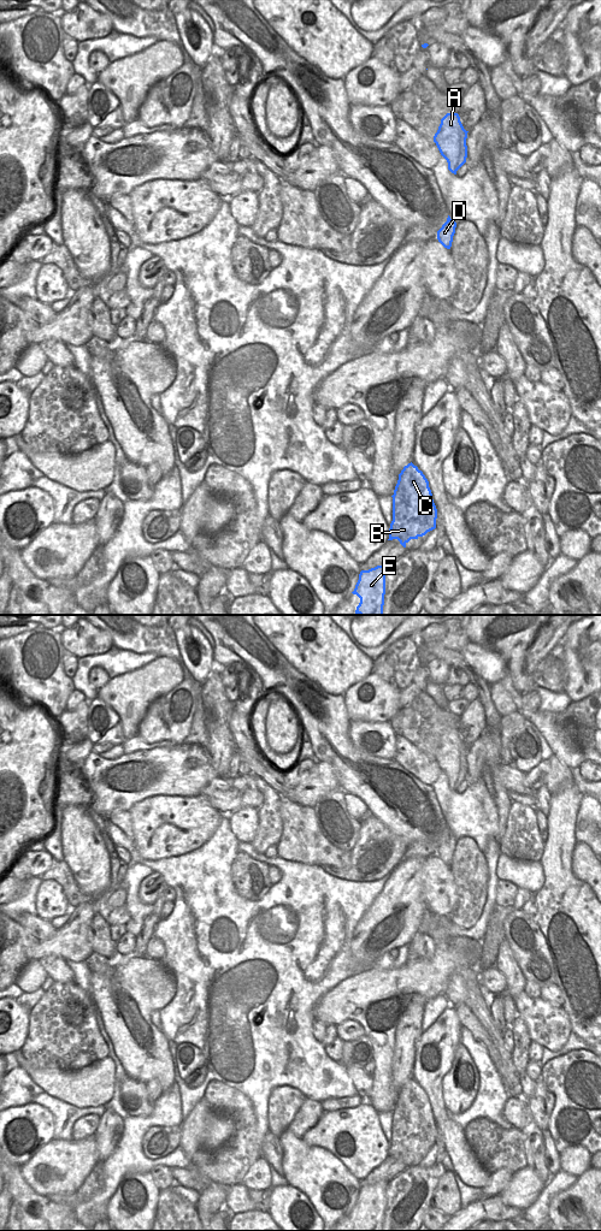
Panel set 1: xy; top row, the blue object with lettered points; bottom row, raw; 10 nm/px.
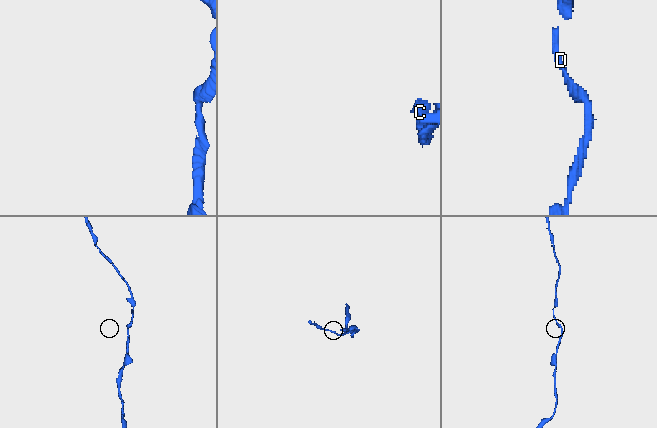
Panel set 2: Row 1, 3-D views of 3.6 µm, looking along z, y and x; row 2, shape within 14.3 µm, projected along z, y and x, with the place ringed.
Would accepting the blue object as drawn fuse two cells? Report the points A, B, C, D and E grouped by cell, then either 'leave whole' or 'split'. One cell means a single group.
A B C D E | leave whole

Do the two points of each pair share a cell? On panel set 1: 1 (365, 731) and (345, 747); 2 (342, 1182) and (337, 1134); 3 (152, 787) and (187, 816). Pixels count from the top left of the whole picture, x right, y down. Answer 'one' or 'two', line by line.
1: two
2: two
3: two

